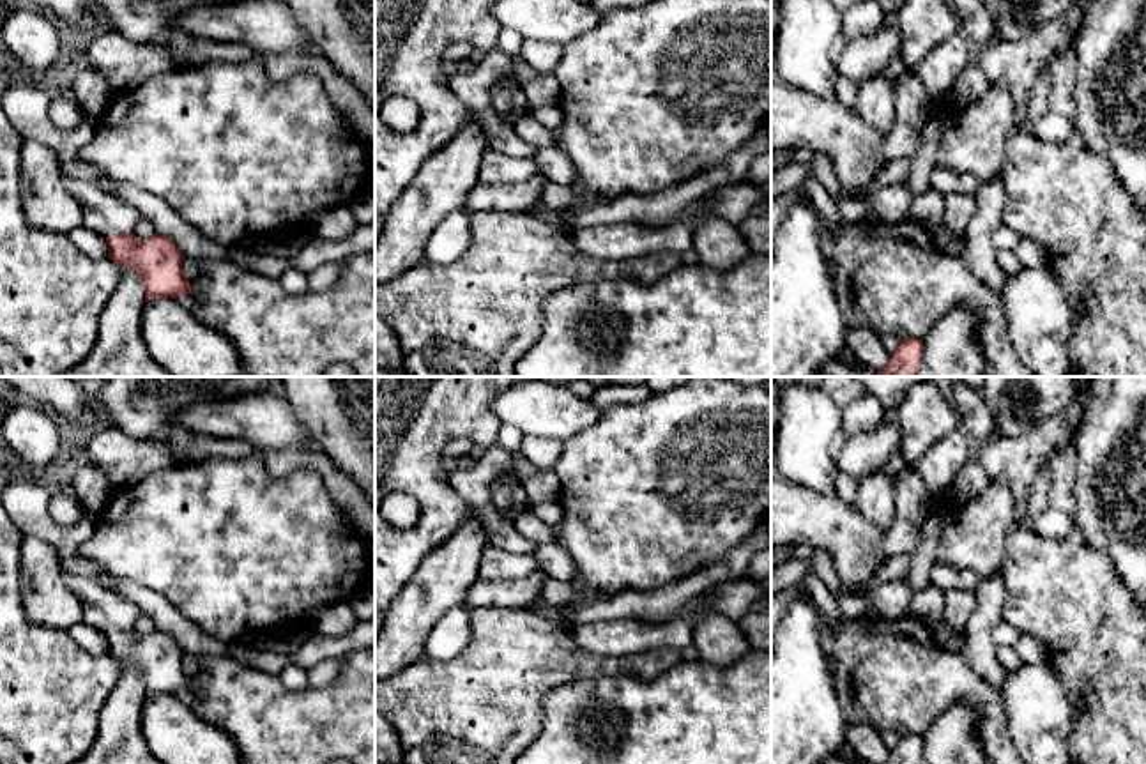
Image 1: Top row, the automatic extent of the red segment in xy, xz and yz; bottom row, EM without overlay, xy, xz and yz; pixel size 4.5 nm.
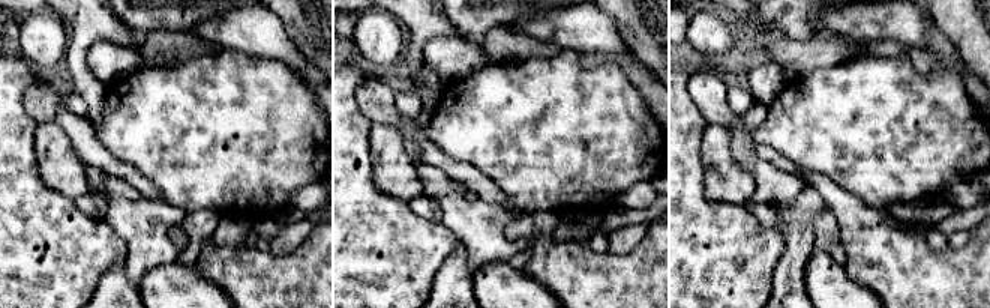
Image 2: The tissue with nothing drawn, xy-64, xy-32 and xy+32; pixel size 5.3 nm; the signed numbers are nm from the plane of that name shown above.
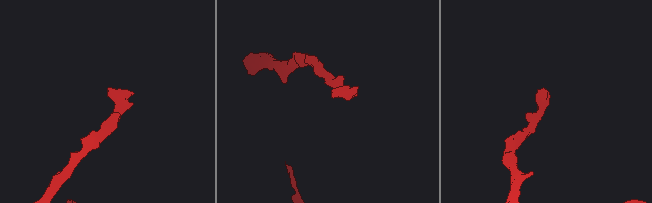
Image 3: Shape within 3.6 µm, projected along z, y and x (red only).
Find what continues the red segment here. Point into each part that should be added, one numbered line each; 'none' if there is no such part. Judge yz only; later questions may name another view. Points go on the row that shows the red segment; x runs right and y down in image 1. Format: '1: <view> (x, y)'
1: yz (959, 207)

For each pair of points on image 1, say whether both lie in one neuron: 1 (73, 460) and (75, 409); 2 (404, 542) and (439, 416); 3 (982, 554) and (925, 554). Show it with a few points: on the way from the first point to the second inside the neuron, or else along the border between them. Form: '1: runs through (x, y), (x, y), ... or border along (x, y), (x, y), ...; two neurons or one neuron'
1: runs through (75, 448), (75, 421); one neuron
2: runs through (428, 515), (428, 448); one neuron
3: border along (945, 513), (934, 561); two neurons

